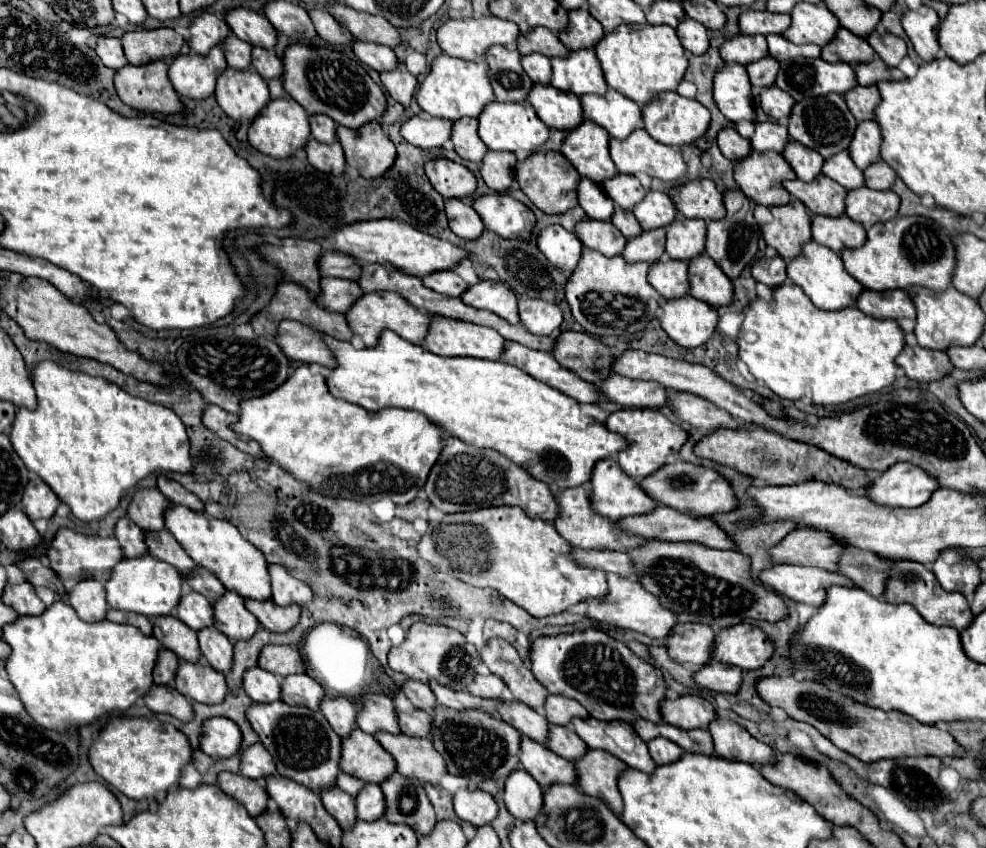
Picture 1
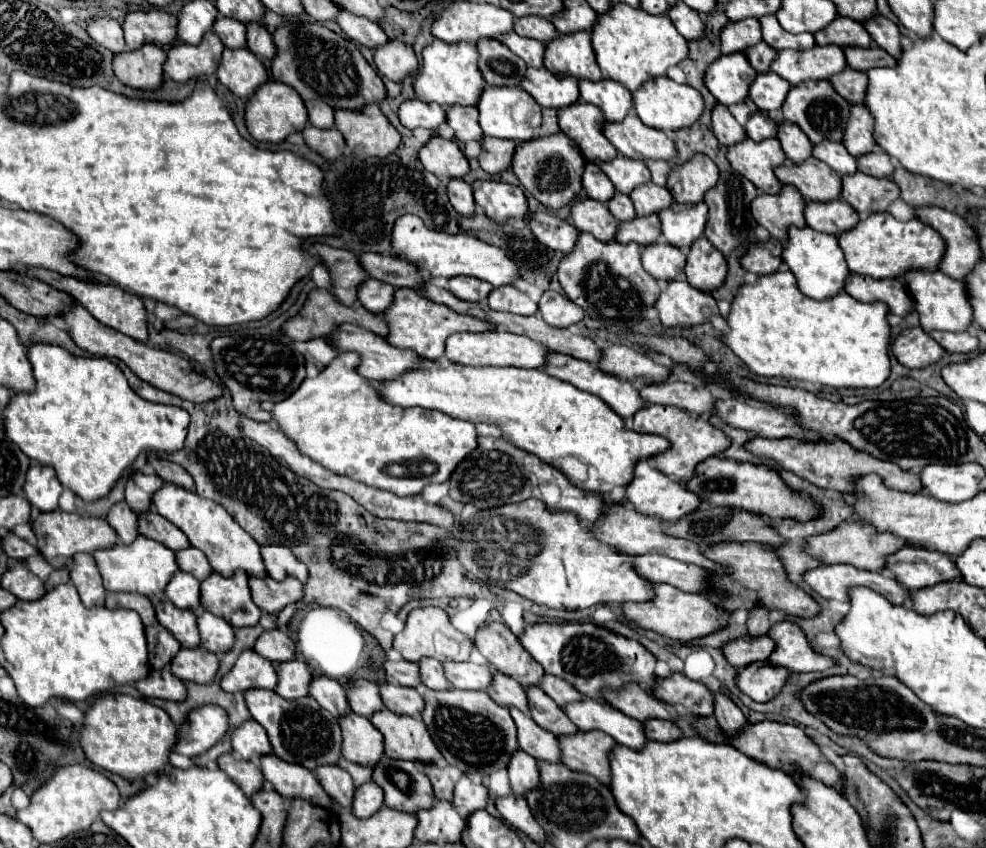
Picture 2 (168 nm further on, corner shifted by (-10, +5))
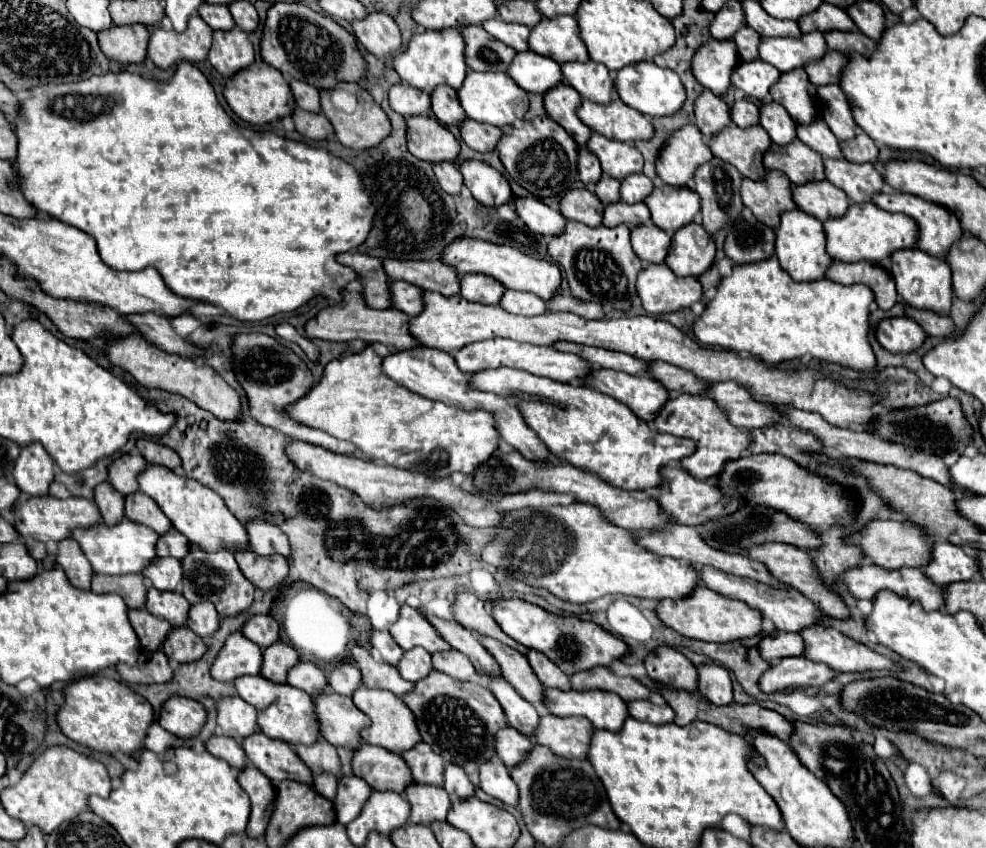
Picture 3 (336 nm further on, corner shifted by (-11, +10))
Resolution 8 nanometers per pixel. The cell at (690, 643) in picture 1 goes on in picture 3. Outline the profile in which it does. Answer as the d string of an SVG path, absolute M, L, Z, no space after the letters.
M779 631L775 635L765 637L759 645L759 651L769 663L779 661L779 657L799 657L803 655L803 639L797 633Z

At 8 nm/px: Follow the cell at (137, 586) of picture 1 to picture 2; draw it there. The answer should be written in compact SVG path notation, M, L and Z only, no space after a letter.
M138 536L138 540L134 540L128 546L118 544L108 550L98 550L94 552L94 558L104 578L104 588L112 594L114 592L138 592L148 598L152 594L164 594L170 578L174 578L174 574L178 572L174 552L146 536Z

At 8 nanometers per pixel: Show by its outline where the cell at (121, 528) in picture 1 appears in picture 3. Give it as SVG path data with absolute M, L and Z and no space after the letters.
M99 483L95 487L95 503L99 507L99 513L101 513L101 519L105 525L115 525L119 523L125 513L123 513L123 497L119 491L115 491L109 483Z

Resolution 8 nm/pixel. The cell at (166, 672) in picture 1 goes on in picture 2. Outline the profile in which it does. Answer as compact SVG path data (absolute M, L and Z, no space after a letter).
M154 624L148 632L150 632L148 634L148 642L150 642L150 664L152 664L154 670L164 670L172 662L174 654L180 650L180 644L160 624Z

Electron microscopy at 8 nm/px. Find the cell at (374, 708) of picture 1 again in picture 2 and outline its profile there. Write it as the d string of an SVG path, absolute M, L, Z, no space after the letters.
M356 680L348 692L348 702L352 712L364 718L372 718L374 712L384 708L384 702L380 698L380 686L370 680Z

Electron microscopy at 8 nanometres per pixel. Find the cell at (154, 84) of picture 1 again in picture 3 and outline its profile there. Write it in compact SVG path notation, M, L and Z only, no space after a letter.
M111 25L103 33L97 33L103 53L119 63L141 63L147 57L149 31L143 25Z

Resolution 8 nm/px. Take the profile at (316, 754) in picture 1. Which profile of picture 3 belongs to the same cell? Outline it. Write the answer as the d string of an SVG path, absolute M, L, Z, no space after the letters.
M243 675L235 679L235 689L237 695L247 701L249 705L255 707L257 711L257 725L259 729L271 737L271 739L281 739L287 741L291 745L295 743L305 743L311 745L319 739L319 723L313 715L313 703L311 703L311 695L303 693L301 689L295 689L287 683L279 685L273 681L267 681L265 677L259 675Z

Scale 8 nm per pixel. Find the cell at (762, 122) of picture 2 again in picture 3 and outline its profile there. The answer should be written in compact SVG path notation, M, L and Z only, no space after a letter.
M737 99L731 107L731 121L739 127L751 127L759 123L759 107L747 99Z

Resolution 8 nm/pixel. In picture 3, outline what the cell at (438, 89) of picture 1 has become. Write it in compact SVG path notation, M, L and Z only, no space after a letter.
M425 29L421 33L415 33L409 39L409 45L405 51L397 53L393 57L393 69L397 71L397 75L401 77L401 81L405 85L417 87L421 91L431 93L437 85L449 85L453 89L459 89L465 81L465 73L467 73L467 65L463 59L463 37L459 33L459 29Z

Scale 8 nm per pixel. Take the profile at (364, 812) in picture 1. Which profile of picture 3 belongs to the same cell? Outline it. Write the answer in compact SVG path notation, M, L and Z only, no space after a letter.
M349 775L349 777L341 777L339 785L337 785L337 795L333 799L335 805L335 813L337 813L337 821L341 825L351 823L363 809L363 803L369 799L371 795L371 787L365 785L363 779Z

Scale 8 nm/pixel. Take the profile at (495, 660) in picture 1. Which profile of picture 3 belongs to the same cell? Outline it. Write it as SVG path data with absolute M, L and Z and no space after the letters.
M459 591L455 593L455 601L451 605L451 611L453 611L453 617L467 629L471 629L473 633L479 633L479 635L487 635L487 637L493 637L493 639L499 639L503 643L507 643L509 647L515 647L517 651L525 653L527 655L527 649L519 643L515 643L511 637L507 637L501 627L491 619L489 611L485 609L485 603L475 595L475 593L469 593L469 591Z

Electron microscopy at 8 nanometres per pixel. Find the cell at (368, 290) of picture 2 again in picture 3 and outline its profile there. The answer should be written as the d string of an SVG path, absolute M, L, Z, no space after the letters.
M395 281L391 287L393 293L393 307L415 317L415 313L423 311L423 291L407 281Z

